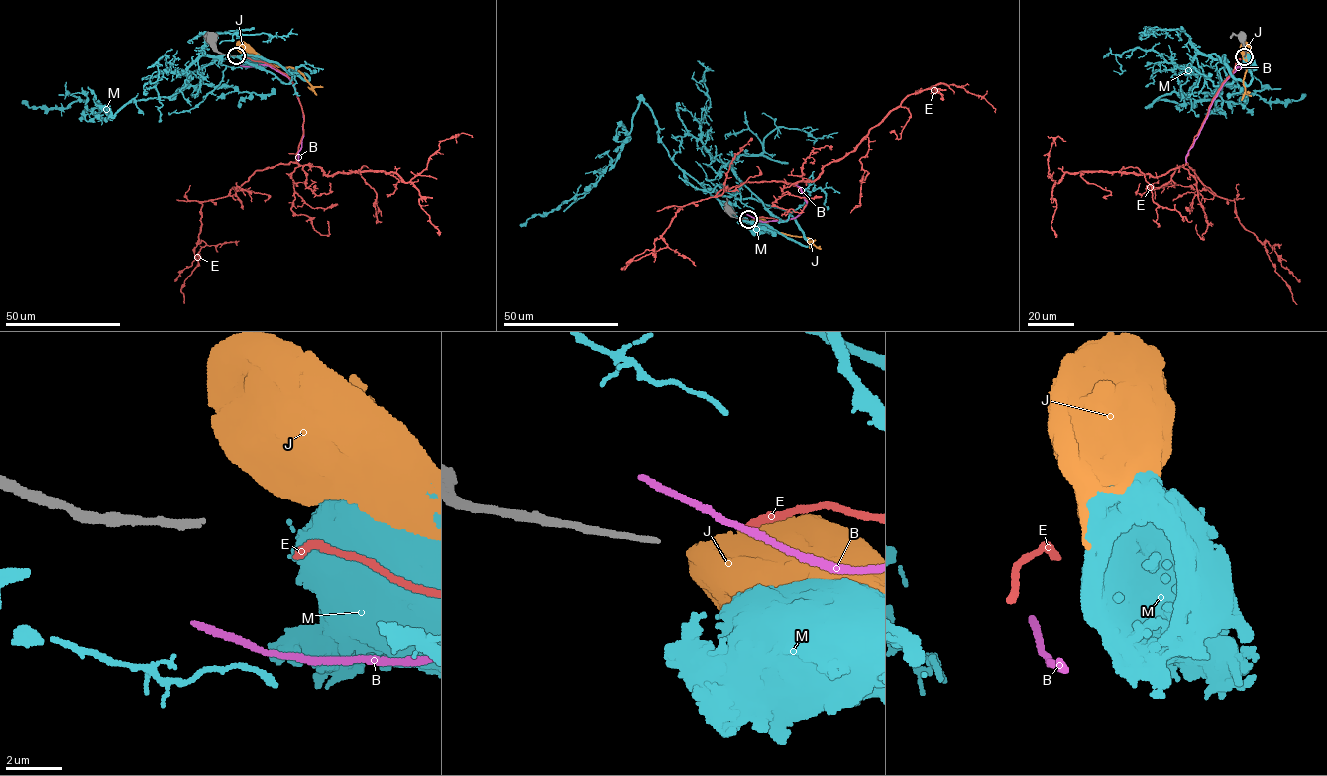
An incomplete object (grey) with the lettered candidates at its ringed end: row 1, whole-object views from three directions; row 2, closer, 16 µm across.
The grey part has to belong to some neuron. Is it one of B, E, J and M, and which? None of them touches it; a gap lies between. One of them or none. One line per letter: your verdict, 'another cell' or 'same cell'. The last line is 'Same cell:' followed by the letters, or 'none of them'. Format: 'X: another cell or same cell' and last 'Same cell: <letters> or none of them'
B: another cell
E: another cell
J: another cell
M: another cell
Same cell: none of them

